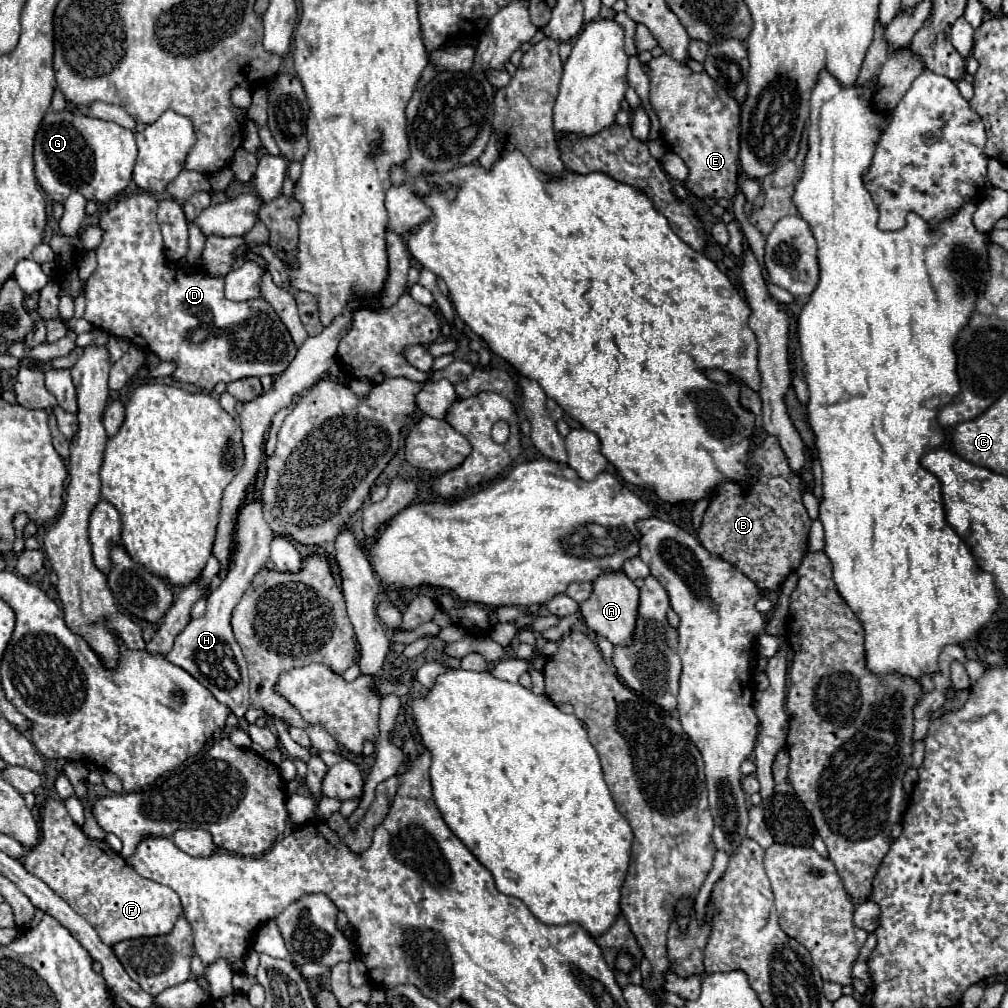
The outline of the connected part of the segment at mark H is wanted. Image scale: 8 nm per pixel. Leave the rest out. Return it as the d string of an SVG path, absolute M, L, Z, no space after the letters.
M257 495L255 499L245 501L237 511L231 561L229 567L223 571L221 585L207 597L205 615L189 621L189 625L175 637L173 649L167 655L169 661L183 667L201 685L205 685L219 703L231 709L231 713L237 719L245 719L245 711L249 703L249 677L247 677L247 663L243 659L241 647L231 631L231 613L233 607L241 601L243 593L249 589L253 575L267 565L273 537L275 533L271 531L271 527L263 517L263 499Z

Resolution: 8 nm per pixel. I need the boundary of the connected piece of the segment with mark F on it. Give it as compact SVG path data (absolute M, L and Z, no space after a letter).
M47 801L43 811L43 835L41 841L31 847L31 851L23 859L25 869L45 881L53 893L57 893L61 899L65 899L73 911L77 911L81 917L85 917L99 933L101 941L105 945L115 945L125 939L135 937L151 937L151 935L165 935L173 929L173 913L183 913L179 895L155 881L149 881L137 873L129 865L125 865L123 857L115 853L105 841L93 841L89 839L69 817L63 801Z

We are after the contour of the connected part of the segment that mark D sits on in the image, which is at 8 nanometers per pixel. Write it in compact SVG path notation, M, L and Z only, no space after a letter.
M137 193L117 203L113 211L107 211L101 221L105 237L95 249L97 269L87 279L87 309L85 319L115 337L123 337L145 351L155 353L161 361L173 361L177 367L171 375L177 383L195 385L203 391L211 391L217 383L231 383L243 377L281 375L293 361L297 347L285 329L283 321L273 313L273 307L257 297L253 301L225 301L223 277L209 277L203 269L187 271L165 259L161 229L157 225L157 201L149 193Z

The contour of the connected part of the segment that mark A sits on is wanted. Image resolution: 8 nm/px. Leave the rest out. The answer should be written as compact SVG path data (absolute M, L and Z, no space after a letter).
M603 573L593 581L593 593L587 601L581 603L581 615L585 625L599 637L605 637L613 645L631 645L633 631L637 621L639 607L639 589L625 573Z

